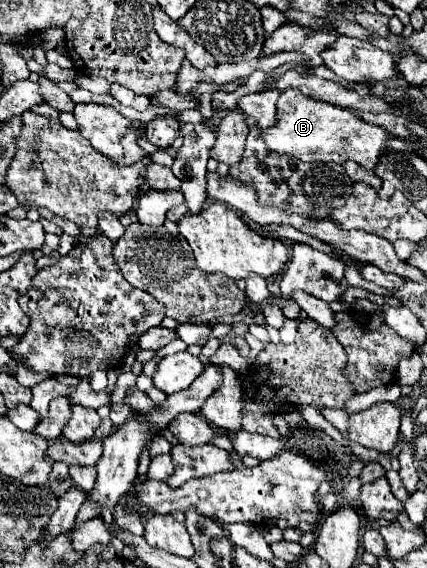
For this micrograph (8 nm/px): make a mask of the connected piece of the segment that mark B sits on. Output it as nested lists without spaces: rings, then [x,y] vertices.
[[[287,88],[285,92],[281,92],[281,98],[277,102],[277,124],[273,128],[263,130],[263,138],[269,150],[295,156],[303,162],[343,164],[347,160],[353,160],[359,166],[373,170],[381,160],[383,152],[387,150],[385,142],[397,136],[389,136],[389,132],[383,126],[363,122],[349,110],[309,98],[297,88]]]

